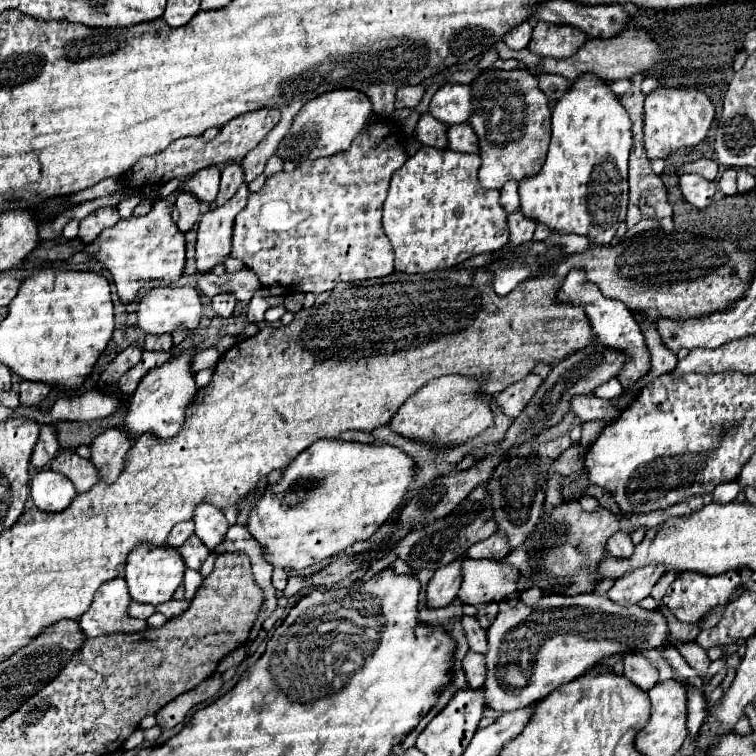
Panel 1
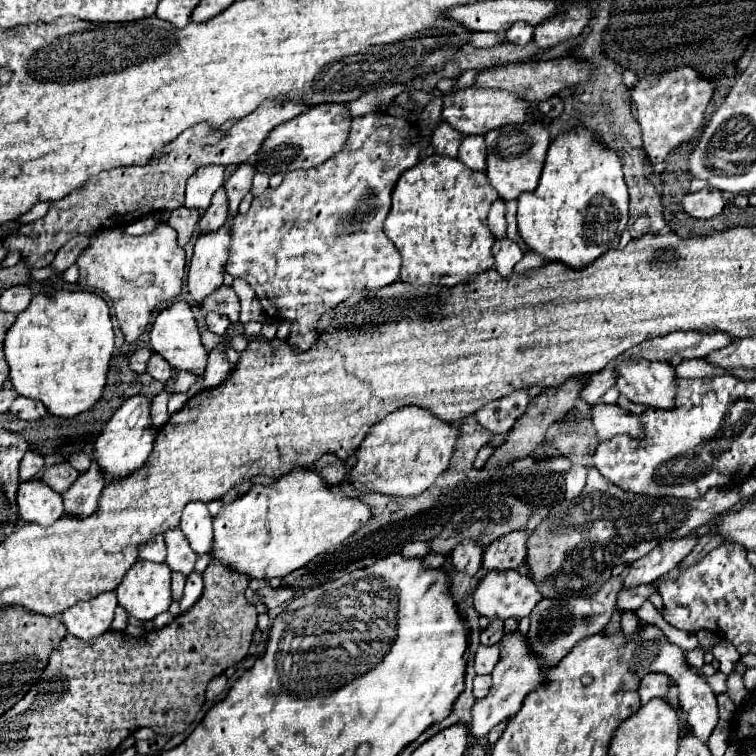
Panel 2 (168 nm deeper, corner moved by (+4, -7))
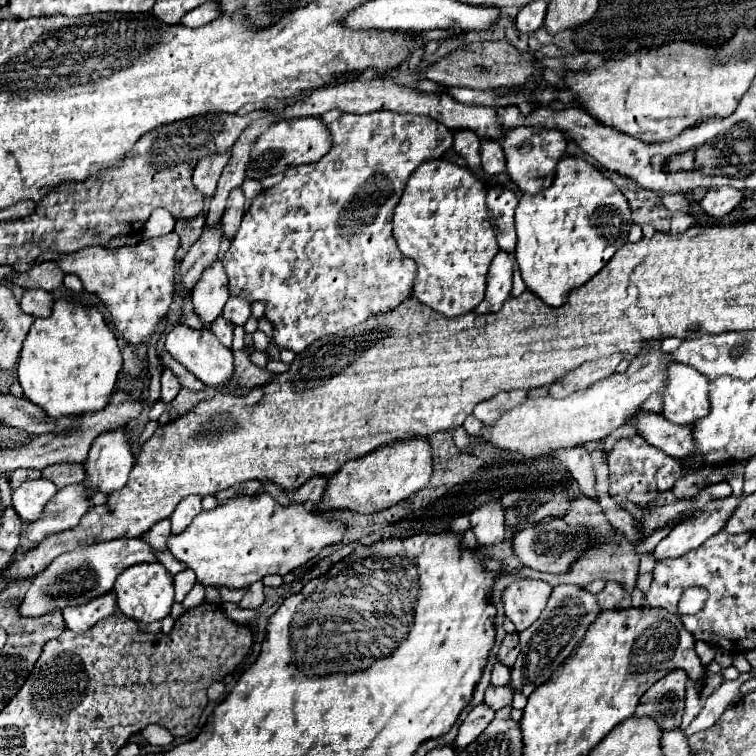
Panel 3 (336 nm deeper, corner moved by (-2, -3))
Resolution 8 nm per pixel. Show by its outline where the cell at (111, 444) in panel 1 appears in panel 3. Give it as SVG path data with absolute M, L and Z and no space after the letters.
M71 484L55 494L51 506L47 506L47 514L35 520L27 528L27 536L33 542L41 542L47 534L71 530L79 524L83 514L89 510L89 496L85 484Z

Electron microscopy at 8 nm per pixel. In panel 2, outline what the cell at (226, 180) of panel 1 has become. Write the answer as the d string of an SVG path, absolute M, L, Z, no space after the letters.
M219 188L211 200L211 206L201 216L199 234L219 230L225 224L225 218L227 218L227 198L225 198L225 190Z

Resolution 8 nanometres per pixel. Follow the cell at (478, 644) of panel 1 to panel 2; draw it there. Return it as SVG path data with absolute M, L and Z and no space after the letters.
M479 646L475 654L475 672L477 674L491 674L493 666L499 658L499 646Z

